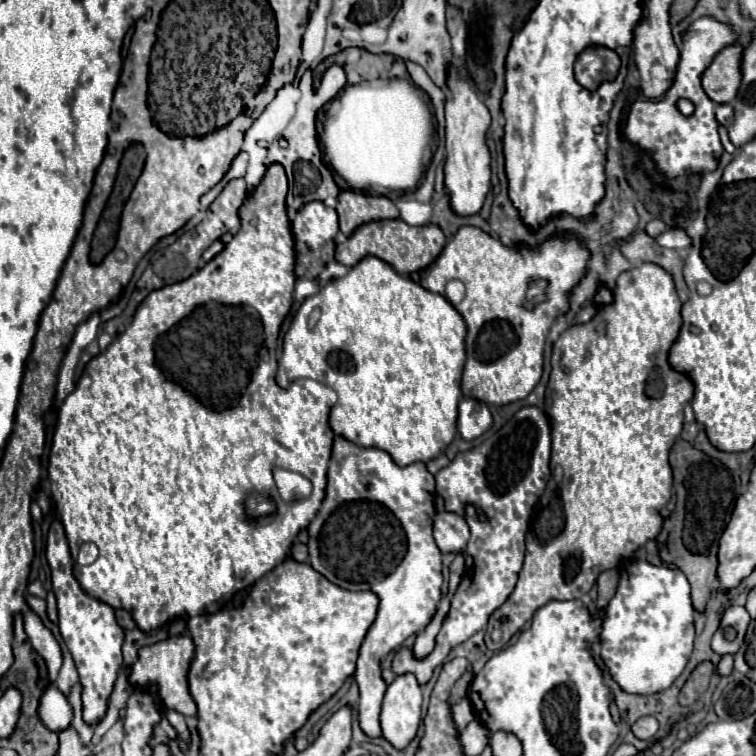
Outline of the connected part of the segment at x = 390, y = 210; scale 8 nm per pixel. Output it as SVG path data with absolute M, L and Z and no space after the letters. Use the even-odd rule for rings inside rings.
M342 190L336 212L340 218L340 232L350 236L358 226L372 220L398 218L396 204L386 196L370 196L354 190Z

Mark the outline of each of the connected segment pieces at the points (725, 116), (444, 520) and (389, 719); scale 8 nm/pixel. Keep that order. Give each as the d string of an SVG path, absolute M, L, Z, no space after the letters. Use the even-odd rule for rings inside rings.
M718 104L716 108L716 120L722 124L722 126L730 126L732 120L734 120L734 110L730 104Z
M440 512L434 518L434 540L442 554L462 552L468 544L468 524L462 516L452 512Z
M400 674L392 680L382 702L382 734L396 748L406 748L416 736L422 718L422 690L414 674Z

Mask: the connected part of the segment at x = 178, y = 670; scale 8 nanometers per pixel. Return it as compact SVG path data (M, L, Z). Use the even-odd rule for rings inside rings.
M174 636L164 642L156 642L152 646L144 646L138 652L138 660L132 666L130 684L132 686L144 686L144 684L156 684L160 688L162 702L180 712L182 716L196 716L196 702L188 690L188 668L194 658L194 642L190 636Z

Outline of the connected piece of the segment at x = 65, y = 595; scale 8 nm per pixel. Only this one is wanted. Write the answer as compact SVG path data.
M54 520L48 532L48 542L46 542L46 558L50 570L52 570L52 588L58 600L58 628L60 634L74 658L76 670L80 674L80 684L82 684L82 718L86 724L96 726L108 710L108 698L114 690L114 682L118 678L120 666L122 666L122 642L124 642L124 630L116 624L114 610L88 596L78 580L74 578L74 560L68 550L68 540L64 526Z

